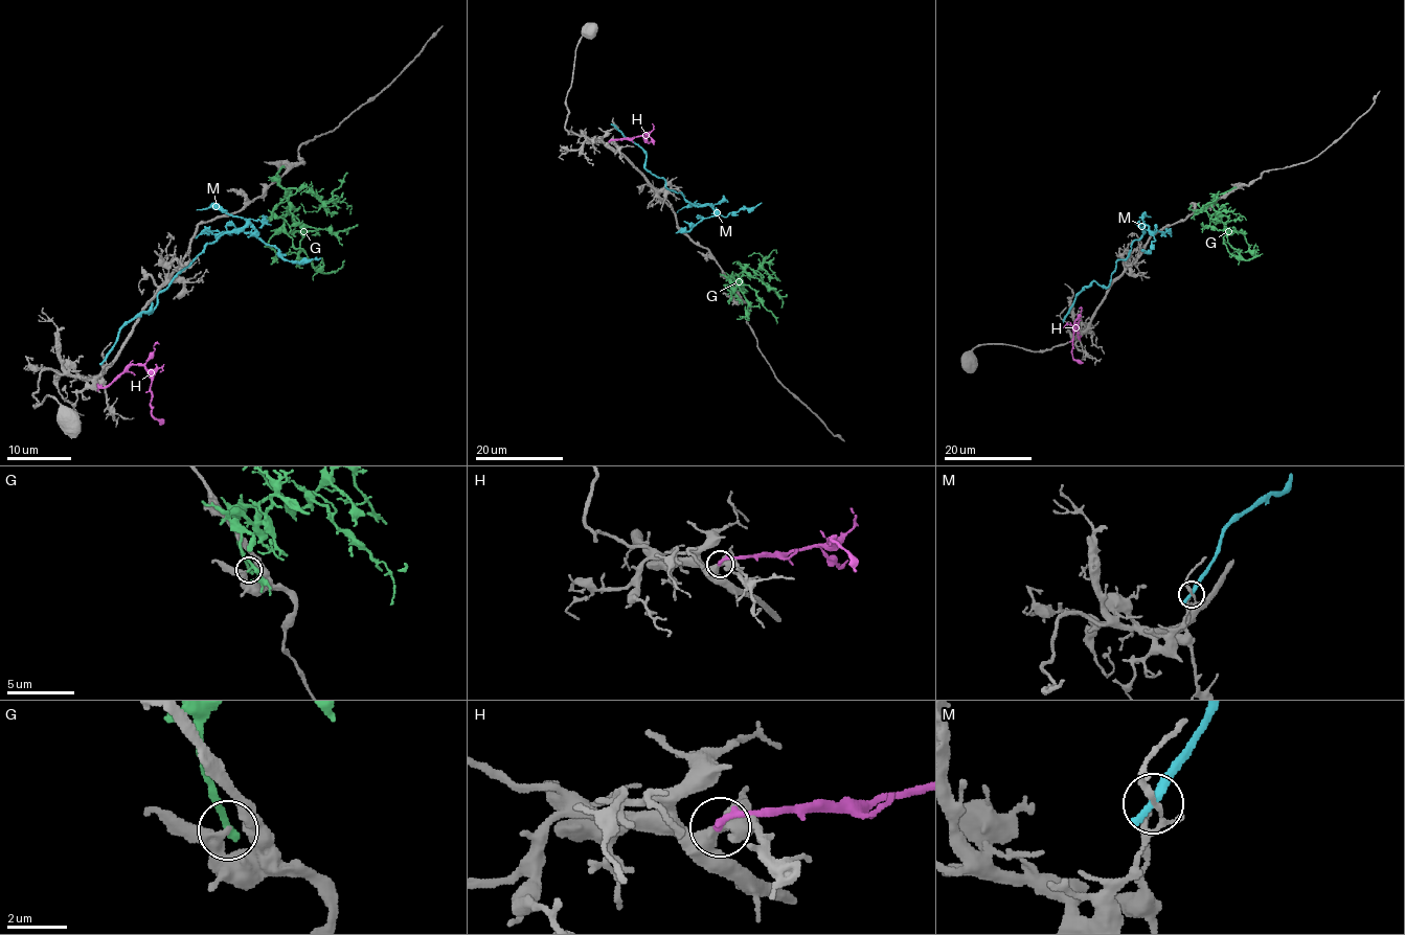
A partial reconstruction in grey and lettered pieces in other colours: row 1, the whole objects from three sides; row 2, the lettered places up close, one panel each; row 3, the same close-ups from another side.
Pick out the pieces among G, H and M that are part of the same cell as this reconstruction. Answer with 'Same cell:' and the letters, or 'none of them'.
Same cell: none of them

